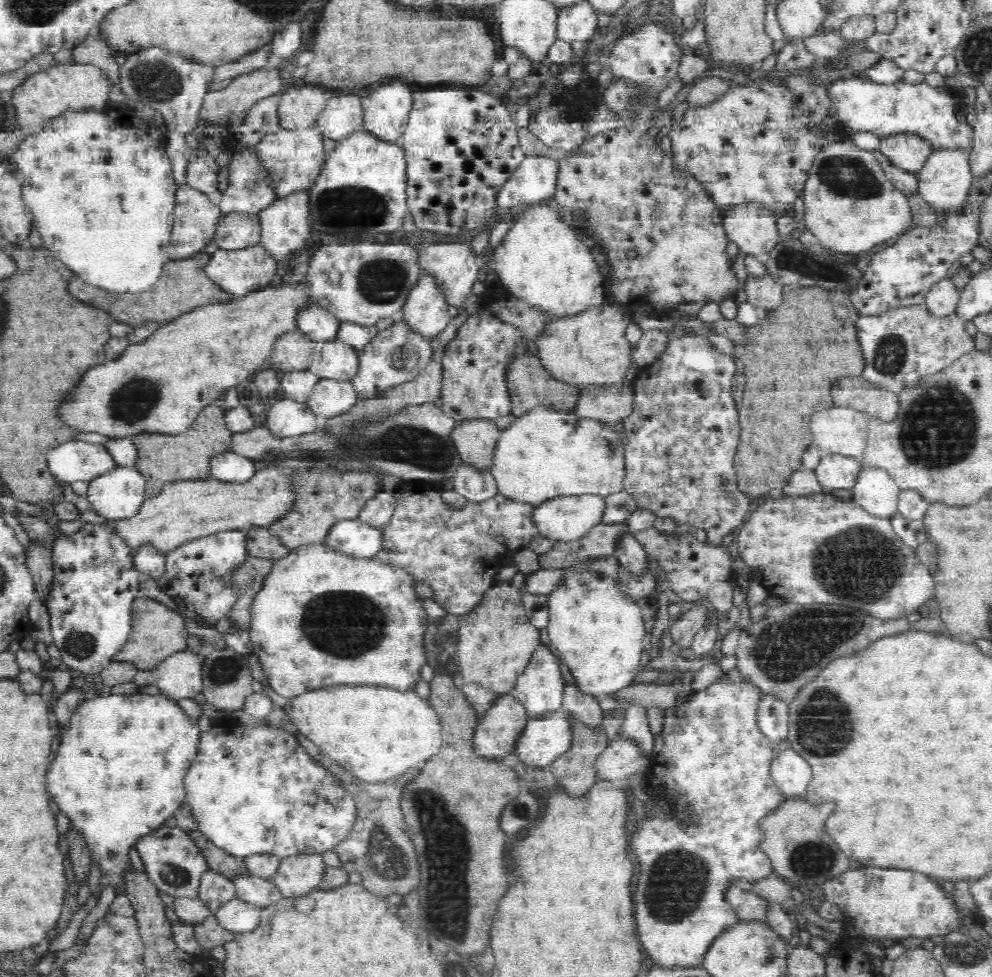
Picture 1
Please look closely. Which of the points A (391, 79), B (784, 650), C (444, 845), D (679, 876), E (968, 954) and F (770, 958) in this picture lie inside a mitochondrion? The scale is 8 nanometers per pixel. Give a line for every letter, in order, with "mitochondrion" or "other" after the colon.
A: other
B: mitochondrion
C: mitochondrion
D: mitochondrion
E: mitochondrion
F: mitochondrion

